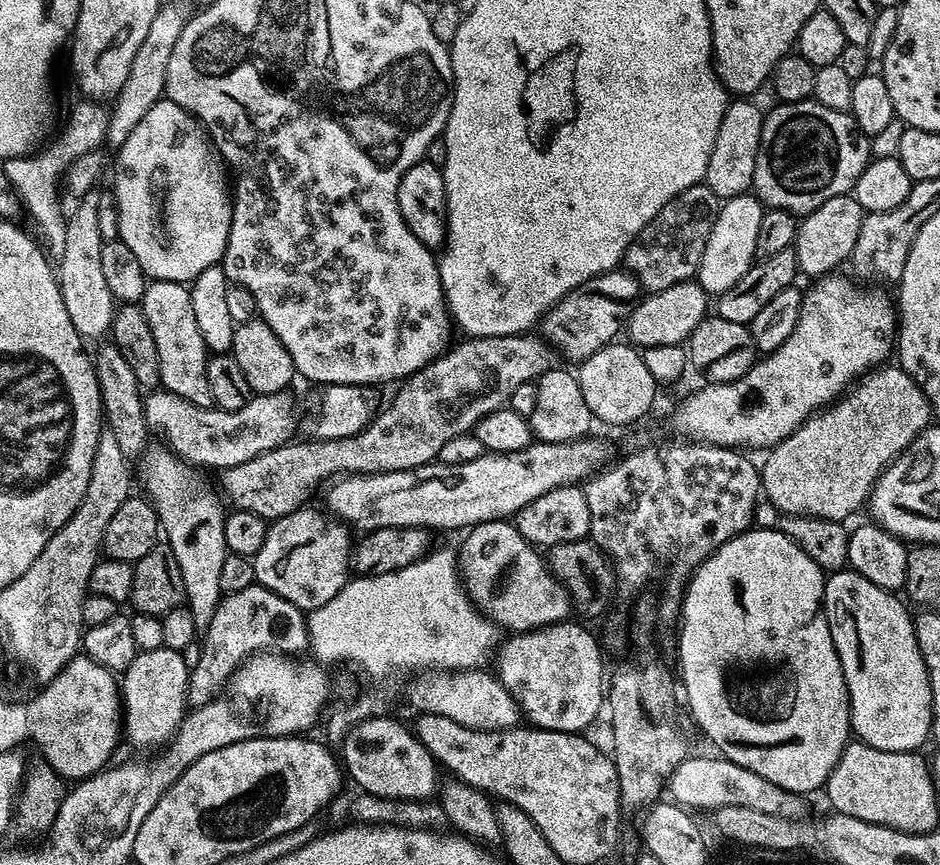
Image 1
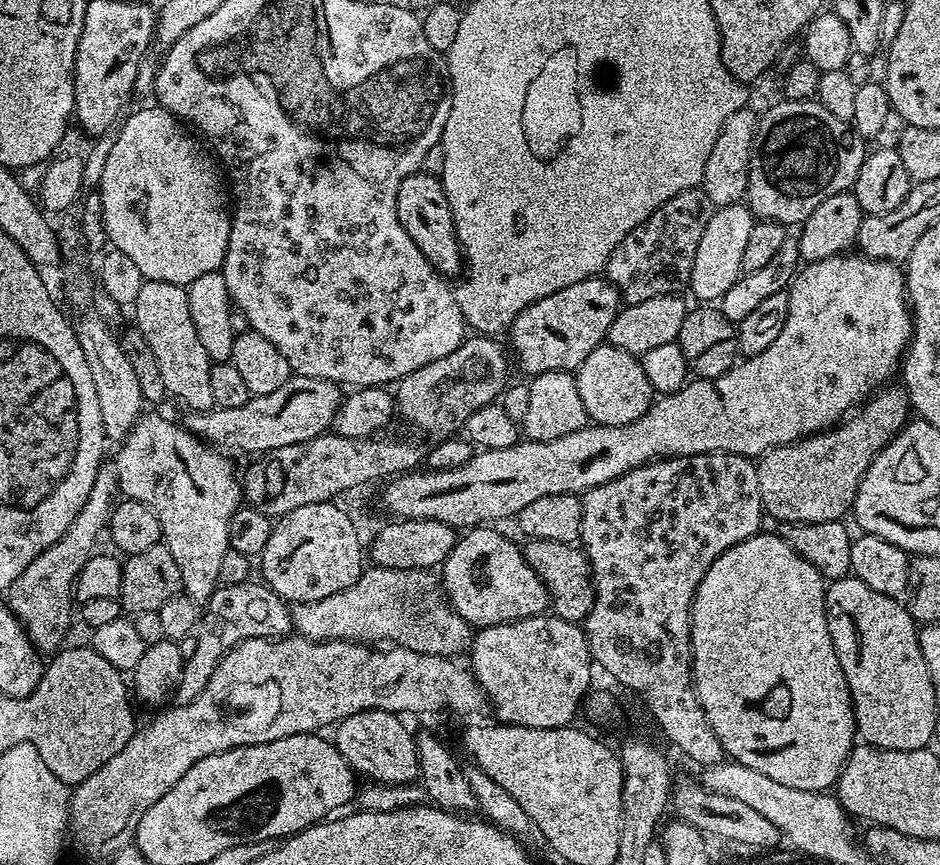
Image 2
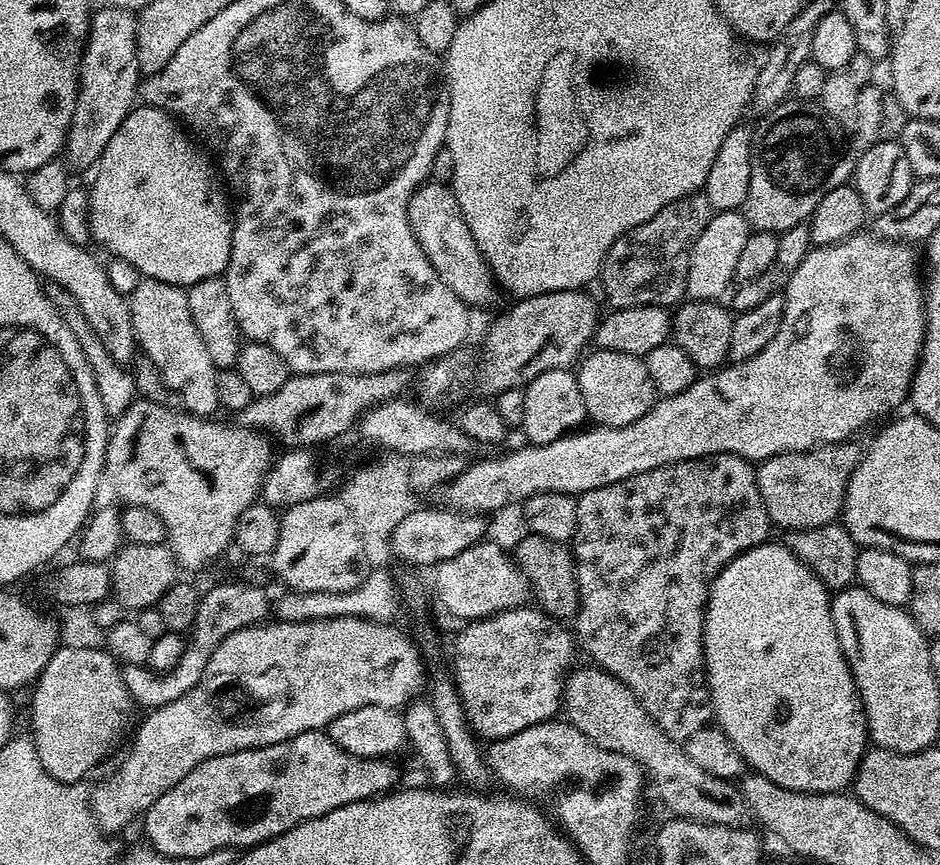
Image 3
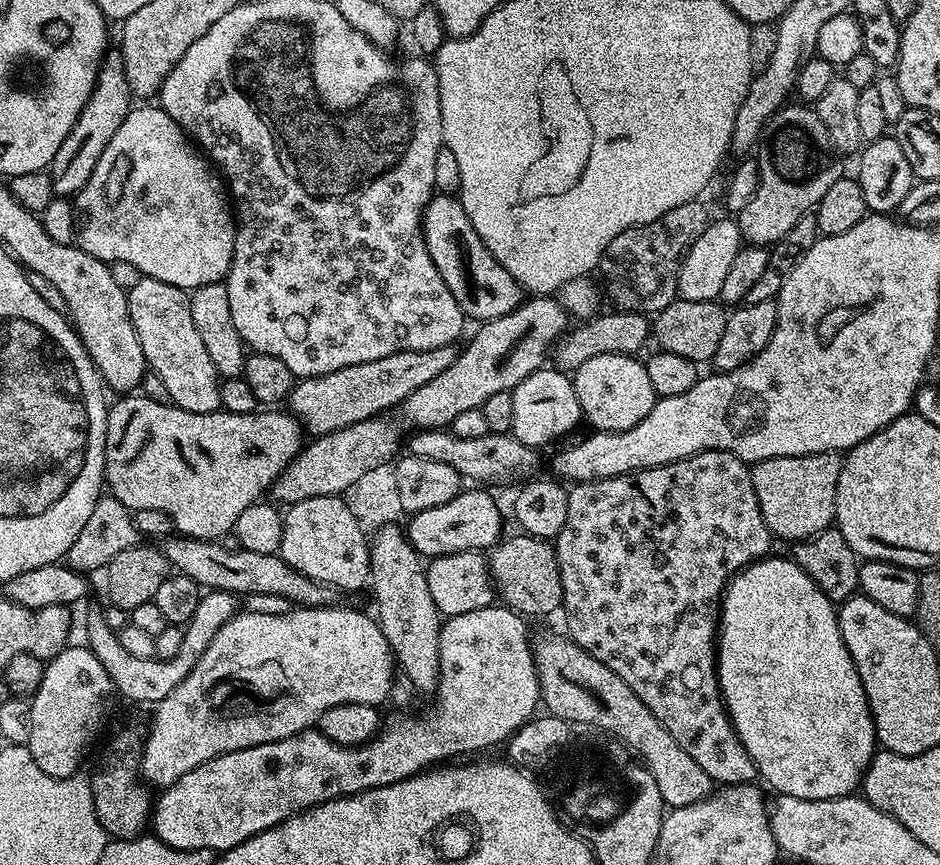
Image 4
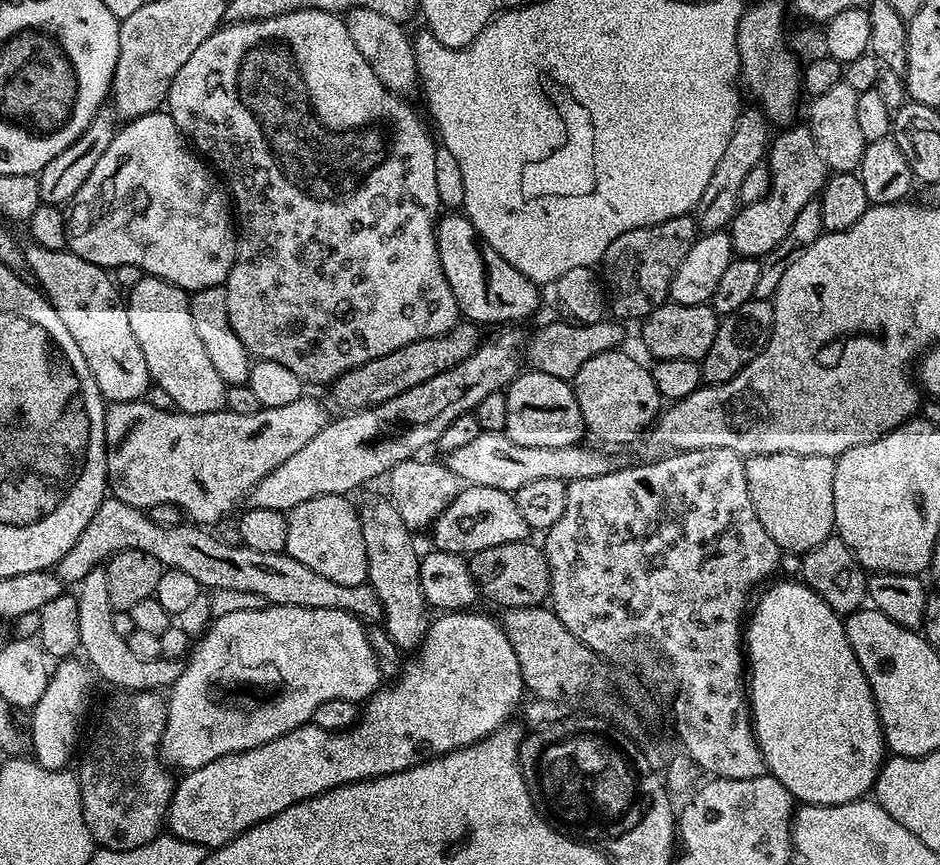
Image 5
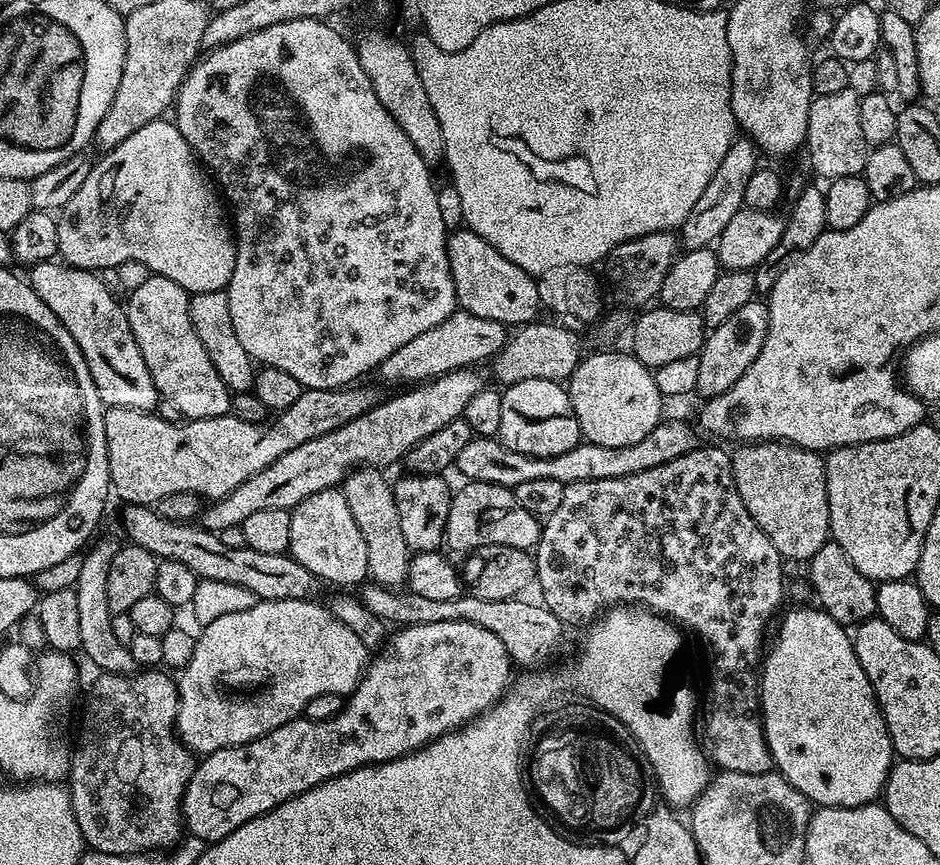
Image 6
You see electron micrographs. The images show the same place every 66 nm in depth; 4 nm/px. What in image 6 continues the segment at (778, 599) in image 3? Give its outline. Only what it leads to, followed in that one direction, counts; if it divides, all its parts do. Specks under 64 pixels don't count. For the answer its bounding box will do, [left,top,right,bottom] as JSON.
[760,607,894,808]

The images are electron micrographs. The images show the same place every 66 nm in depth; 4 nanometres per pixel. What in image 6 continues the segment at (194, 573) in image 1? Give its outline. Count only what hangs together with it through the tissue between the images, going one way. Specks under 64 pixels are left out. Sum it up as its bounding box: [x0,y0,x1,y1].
[104,386,378,506]

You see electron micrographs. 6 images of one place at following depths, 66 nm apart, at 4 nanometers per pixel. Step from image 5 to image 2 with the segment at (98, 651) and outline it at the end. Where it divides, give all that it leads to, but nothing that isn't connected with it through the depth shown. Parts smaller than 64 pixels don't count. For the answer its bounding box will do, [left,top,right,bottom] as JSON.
[174,579,292,703]

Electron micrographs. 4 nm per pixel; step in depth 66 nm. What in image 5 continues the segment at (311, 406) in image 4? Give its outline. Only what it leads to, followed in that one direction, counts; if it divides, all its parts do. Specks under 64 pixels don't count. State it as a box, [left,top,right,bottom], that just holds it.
[330,322,482,413]

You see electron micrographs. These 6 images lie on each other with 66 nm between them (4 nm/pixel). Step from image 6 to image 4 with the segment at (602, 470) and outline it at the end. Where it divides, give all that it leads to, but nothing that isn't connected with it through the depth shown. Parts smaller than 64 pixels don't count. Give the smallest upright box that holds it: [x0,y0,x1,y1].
[406,428,541,486]

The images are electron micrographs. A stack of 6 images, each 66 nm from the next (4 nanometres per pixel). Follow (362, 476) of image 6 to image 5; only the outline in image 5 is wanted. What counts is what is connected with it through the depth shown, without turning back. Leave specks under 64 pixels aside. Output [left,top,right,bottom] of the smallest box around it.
[359,499,430,650]

